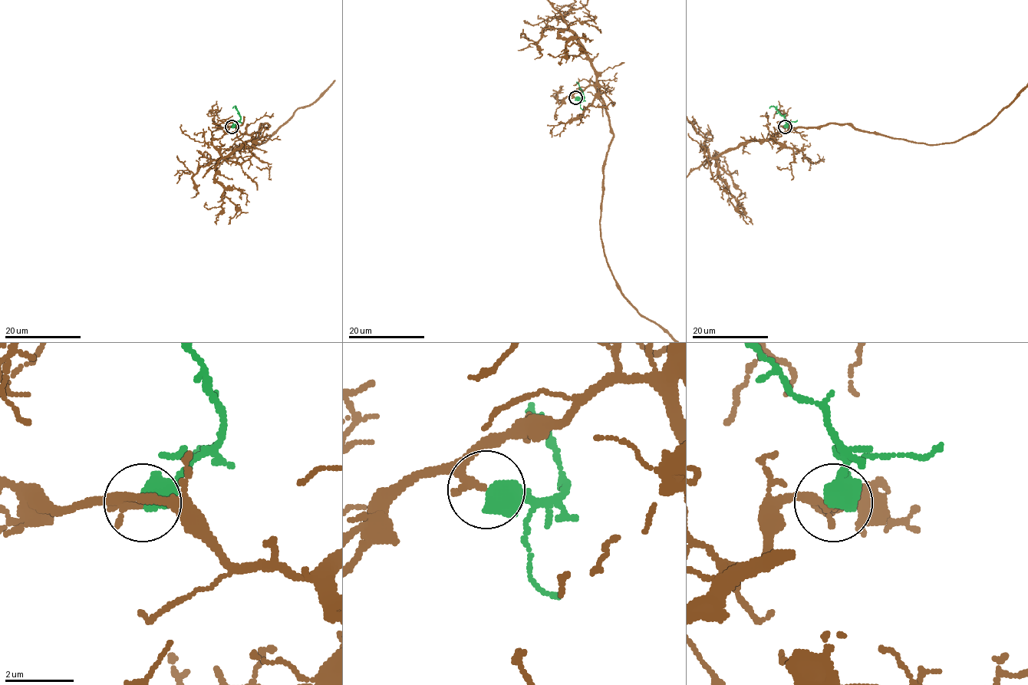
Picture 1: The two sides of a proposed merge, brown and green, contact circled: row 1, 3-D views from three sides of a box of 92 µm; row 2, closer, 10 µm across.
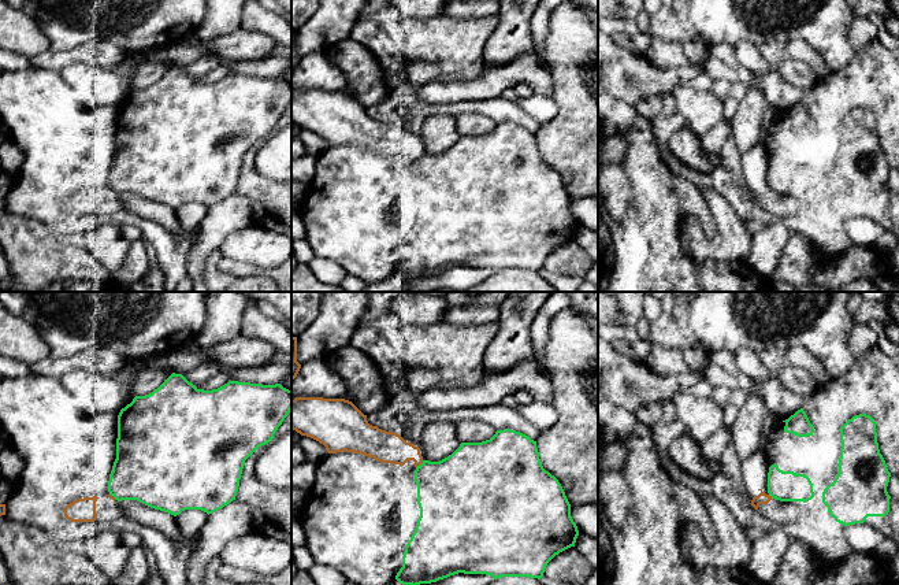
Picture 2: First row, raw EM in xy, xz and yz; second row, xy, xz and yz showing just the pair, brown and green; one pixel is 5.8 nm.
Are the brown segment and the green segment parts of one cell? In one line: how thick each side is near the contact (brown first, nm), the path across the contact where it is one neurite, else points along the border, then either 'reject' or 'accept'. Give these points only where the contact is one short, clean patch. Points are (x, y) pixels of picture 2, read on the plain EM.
calibres 190 and 400 nm; reject

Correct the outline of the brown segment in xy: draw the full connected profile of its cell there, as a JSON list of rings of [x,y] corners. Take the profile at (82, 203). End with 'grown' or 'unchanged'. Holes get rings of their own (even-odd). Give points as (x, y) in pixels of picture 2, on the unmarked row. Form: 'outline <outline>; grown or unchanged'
outline [[[97,189],[77,192],[67,197],[63,203],[64,210],[73,215],[94,215]]]; unchanged

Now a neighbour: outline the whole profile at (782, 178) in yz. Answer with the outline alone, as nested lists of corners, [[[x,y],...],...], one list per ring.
[[[772,158],[768,166],[768,186],[780,195],[809,195],[814,190],[813,177],[805,167],[783,164]]]

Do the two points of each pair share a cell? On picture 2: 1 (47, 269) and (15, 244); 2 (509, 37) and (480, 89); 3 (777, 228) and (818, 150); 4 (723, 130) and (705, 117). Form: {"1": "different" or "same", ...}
{"1": "same", "2": "different", "3": "different", "4": "different"}

